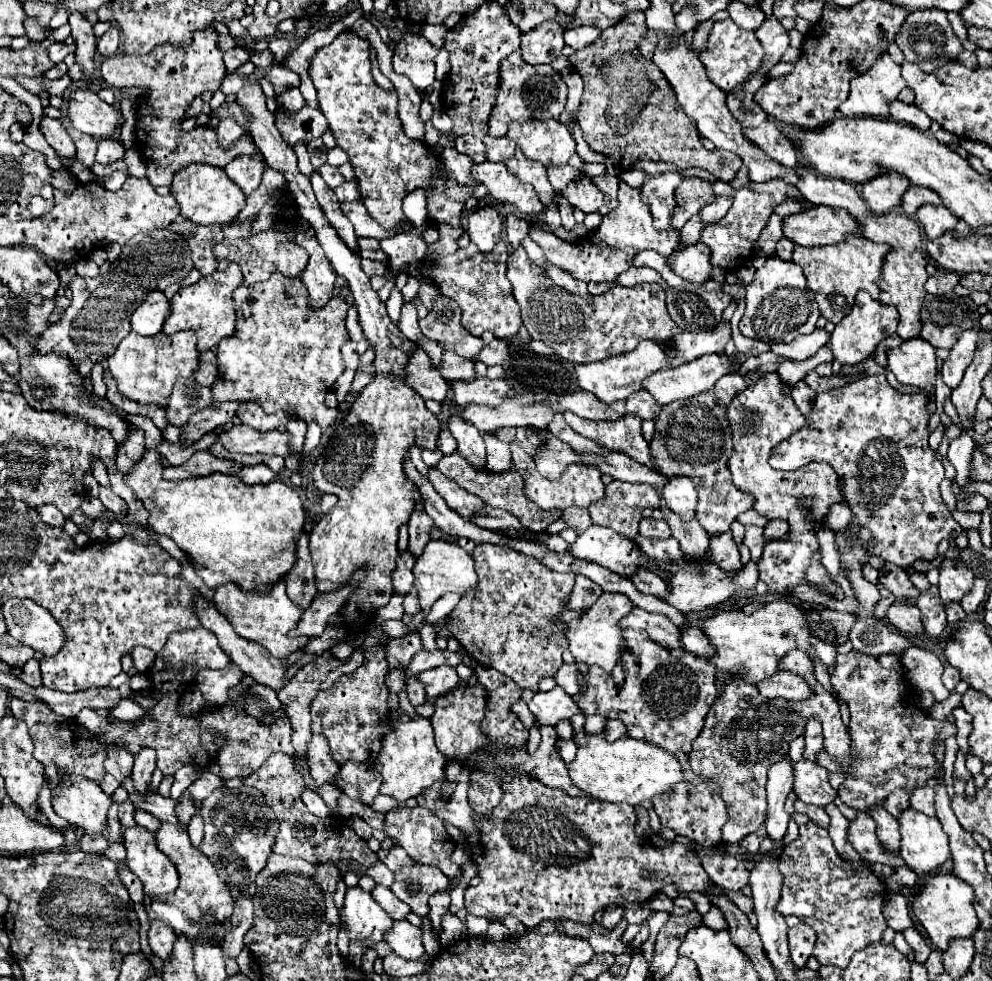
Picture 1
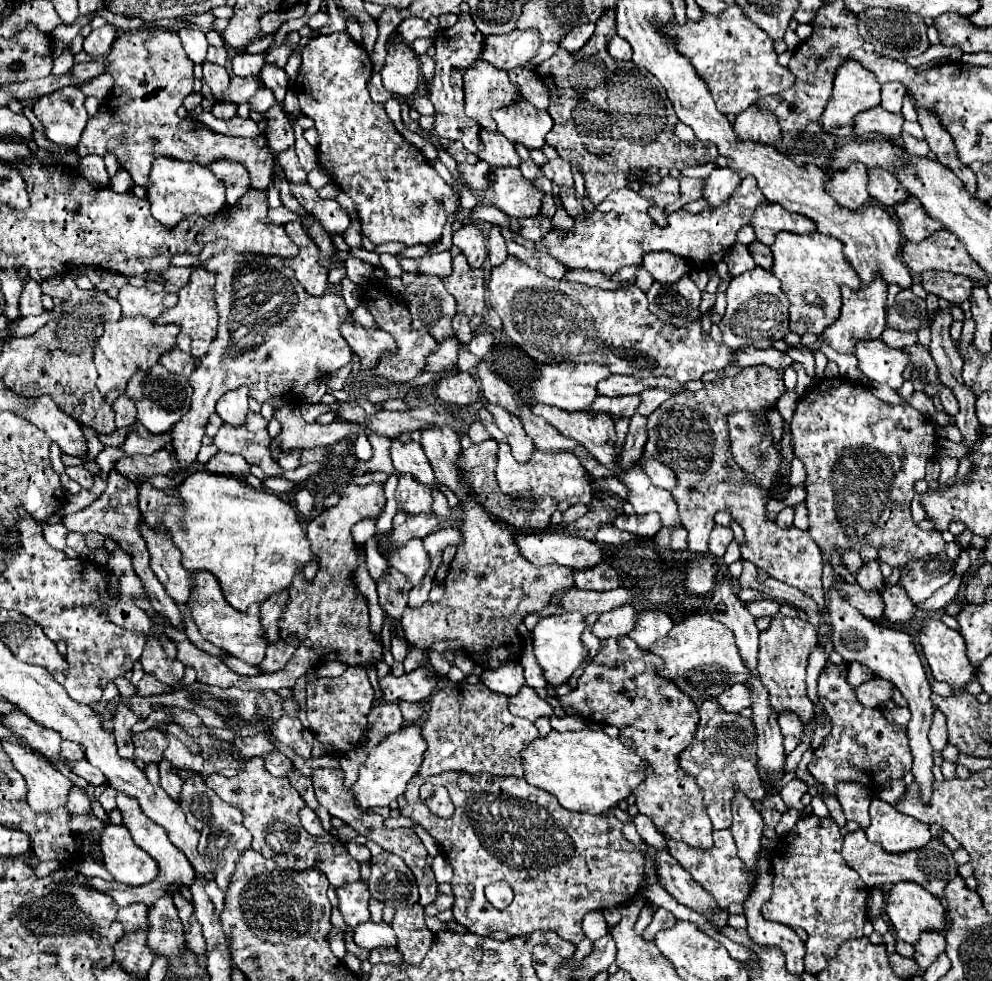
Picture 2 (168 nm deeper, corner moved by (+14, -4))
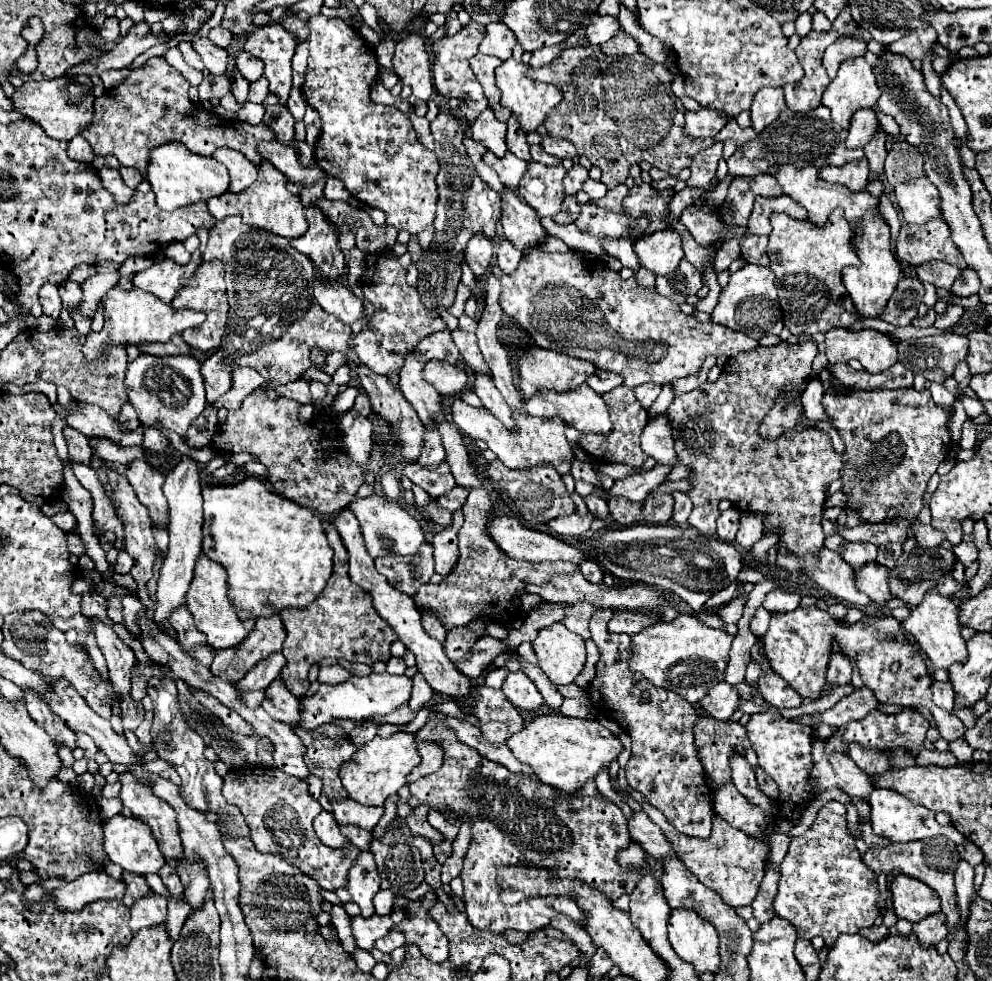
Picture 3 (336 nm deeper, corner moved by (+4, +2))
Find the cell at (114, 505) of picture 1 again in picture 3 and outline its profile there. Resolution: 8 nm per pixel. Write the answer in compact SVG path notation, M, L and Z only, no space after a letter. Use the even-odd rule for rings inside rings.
M70 426L64 428L64 438L66 438L66 444L68 444L70 458L88 464L90 458L92 458L92 452L90 452L90 446L88 446L88 438L84 434L80 434L78 430L70 428Z

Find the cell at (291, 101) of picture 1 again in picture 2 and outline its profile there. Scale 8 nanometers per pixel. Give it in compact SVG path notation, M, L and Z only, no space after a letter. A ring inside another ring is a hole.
M264 88L264 90L260 90L258 94L252 96L252 100L250 100L250 110L256 110L256 112L260 112L260 114L266 114L266 112L268 112L272 106L276 106L276 104L278 104L278 102L276 102L272 90Z

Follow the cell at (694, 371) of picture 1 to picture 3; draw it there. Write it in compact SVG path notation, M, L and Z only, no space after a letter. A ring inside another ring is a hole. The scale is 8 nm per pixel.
M598 370L594 374L588 376L586 384L596 392L596 394L604 394L604 392L610 392L612 388L620 386L622 384L622 376L614 374L614 372L606 372L606 370Z

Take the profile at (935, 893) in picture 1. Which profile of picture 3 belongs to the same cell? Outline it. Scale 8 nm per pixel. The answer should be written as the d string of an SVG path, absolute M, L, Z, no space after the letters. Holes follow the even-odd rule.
M904 874L894 876L890 882L890 892L892 892L892 906L898 918L918 922L930 914L940 912L938 894L916 878Z

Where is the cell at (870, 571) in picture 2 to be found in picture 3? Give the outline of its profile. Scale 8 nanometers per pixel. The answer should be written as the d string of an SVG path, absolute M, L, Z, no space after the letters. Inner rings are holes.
M844 542L840 556L852 566L852 568L862 568L862 564L876 560L878 548L870 542Z

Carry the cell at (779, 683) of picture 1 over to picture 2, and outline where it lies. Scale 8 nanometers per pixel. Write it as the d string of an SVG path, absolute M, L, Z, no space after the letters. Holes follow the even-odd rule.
M746 684L730 686L728 690L724 690L718 696L718 702L724 710L730 710L730 712L740 712L744 708L750 708L752 706L752 688Z

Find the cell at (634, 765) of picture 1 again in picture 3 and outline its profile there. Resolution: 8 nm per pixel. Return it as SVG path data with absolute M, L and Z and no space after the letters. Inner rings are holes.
M560 712L538 714L534 718L528 716L524 720L524 728L512 734L506 740L506 746L520 762L530 764L534 772L538 772L542 784L568 794L578 792L586 780L594 778L600 768L610 766L622 752L620 740L600 722L592 718L568 718Z

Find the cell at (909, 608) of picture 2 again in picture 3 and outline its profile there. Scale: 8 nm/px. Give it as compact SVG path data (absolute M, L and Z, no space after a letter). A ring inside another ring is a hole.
M876 560L864 564L862 568L854 568L854 584L860 592L864 592L874 602L892 600L888 584L886 584L888 568L880 566Z

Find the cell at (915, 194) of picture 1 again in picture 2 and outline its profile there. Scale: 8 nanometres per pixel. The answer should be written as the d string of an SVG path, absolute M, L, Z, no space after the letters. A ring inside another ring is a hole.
M868 170L870 172L870 182L868 182L868 192L872 194L874 202L892 208L908 198L908 192L896 178L884 170Z

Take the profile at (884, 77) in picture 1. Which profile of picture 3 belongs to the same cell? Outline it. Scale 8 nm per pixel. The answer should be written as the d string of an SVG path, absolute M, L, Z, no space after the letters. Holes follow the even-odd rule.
M848 58L840 64L836 78L822 94L822 104L830 108L832 120L844 130L850 126L850 116L858 108L872 108L880 98L880 88L872 66L864 58Z

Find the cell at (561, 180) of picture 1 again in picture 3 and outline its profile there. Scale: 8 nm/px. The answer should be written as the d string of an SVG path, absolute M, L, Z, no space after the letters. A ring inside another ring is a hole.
M514 114L508 118L506 146L508 146L508 150L510 150L514 156L518 156L518 158L522 158L522 160L532 160L532 158L530 158L530 152L528 152L530 146L528 146L528 142L526 142L526 134L524 134L524 130L520 128L518 118L516 118Z

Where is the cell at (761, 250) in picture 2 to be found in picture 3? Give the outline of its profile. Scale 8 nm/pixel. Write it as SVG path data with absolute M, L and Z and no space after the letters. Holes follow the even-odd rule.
M748 234L740 240L740 254L748 264L768 266L770 260L766 256L766 244L768 244L766 236L750 236Z

